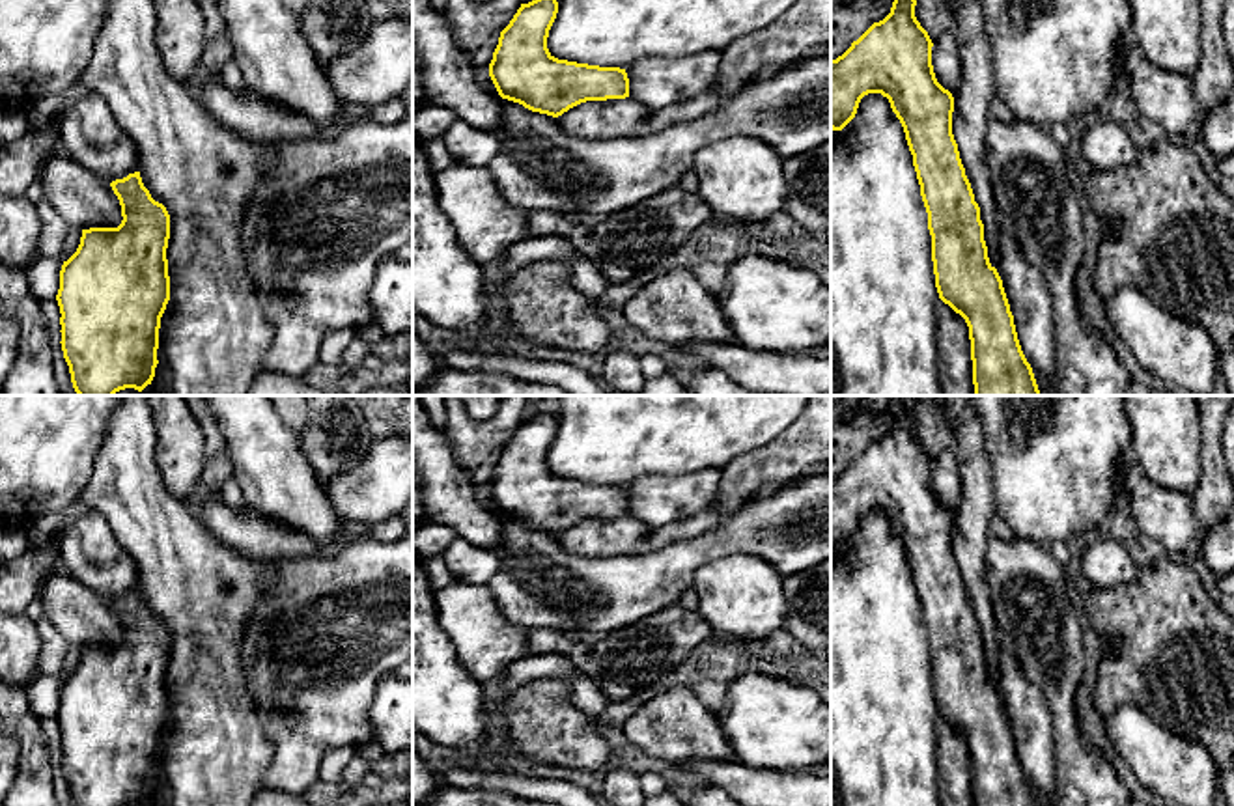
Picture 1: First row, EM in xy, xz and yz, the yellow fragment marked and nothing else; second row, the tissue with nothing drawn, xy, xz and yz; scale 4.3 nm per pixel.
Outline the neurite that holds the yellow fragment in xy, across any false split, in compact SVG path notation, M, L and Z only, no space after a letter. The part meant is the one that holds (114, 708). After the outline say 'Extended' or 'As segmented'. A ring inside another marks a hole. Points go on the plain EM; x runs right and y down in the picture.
M140 590L116 597L110 604L121 623L121 642L82 647L77 670L60 688L60 761L73 806L146 806L159 782L161 735L170 718L170 632L151 616Z. As segmented

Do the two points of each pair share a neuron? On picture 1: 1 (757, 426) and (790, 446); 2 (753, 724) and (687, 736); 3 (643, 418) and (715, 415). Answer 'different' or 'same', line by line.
1: different
2: different
3: same

